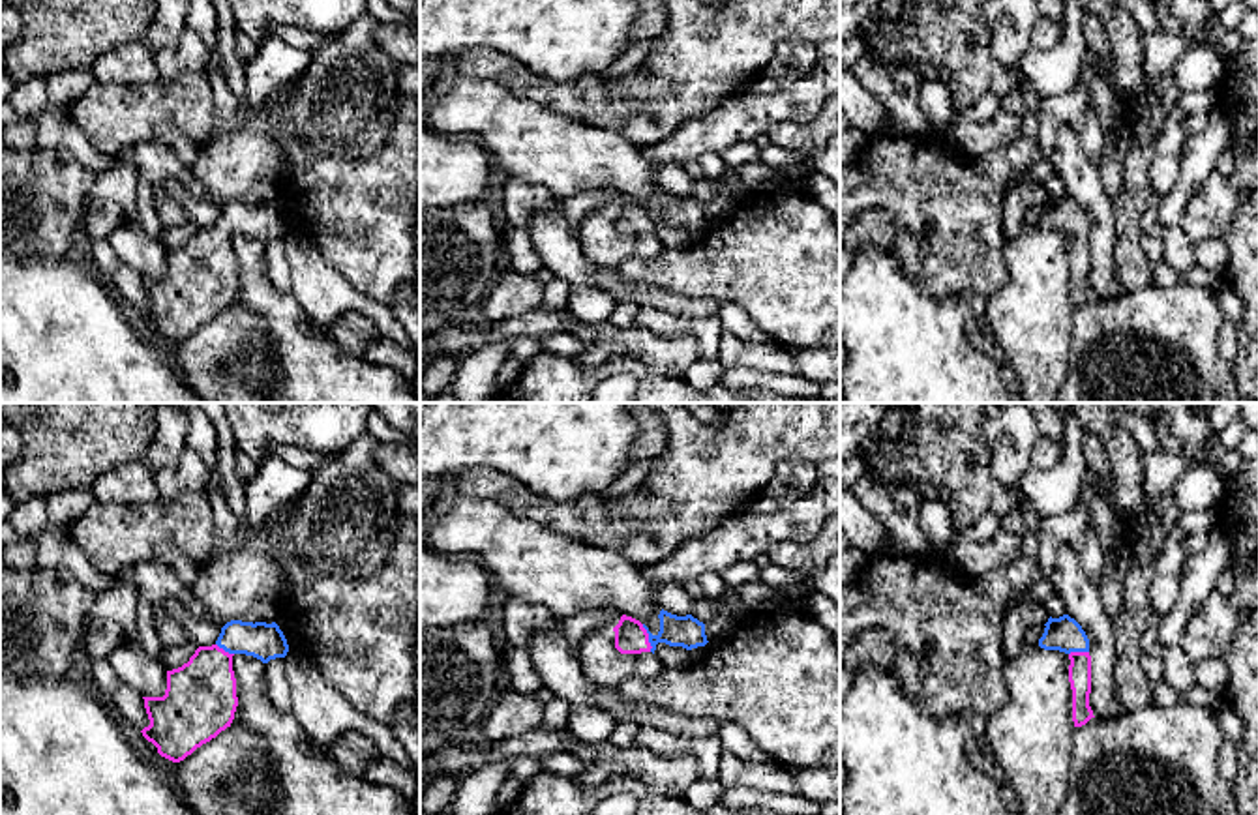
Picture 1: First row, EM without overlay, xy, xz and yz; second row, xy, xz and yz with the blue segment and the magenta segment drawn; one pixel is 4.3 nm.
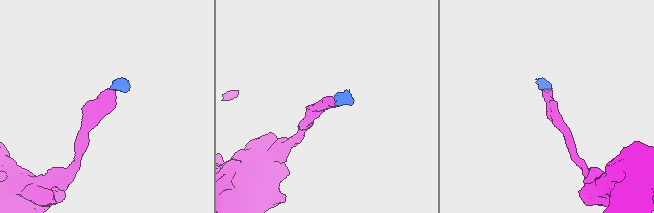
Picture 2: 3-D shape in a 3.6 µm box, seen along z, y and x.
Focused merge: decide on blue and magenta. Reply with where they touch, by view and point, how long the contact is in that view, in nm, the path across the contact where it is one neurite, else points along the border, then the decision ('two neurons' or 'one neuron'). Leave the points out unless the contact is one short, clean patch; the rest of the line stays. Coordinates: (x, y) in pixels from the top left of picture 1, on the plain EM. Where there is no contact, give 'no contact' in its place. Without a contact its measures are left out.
contact xz (649, 218); length 130 nm; way xz (687, 212), (649, 218), (630, 218); one neuron

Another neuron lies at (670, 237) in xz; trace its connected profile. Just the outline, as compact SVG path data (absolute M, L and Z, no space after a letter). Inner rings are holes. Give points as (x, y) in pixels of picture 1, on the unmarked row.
M658 223L654 230L664 249L686 249L694 244L690 230Z

